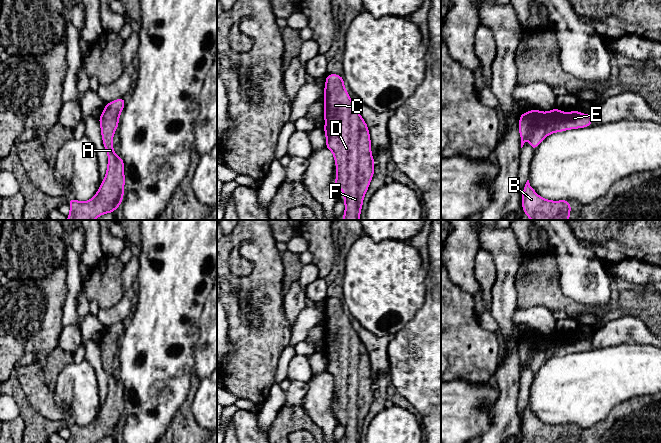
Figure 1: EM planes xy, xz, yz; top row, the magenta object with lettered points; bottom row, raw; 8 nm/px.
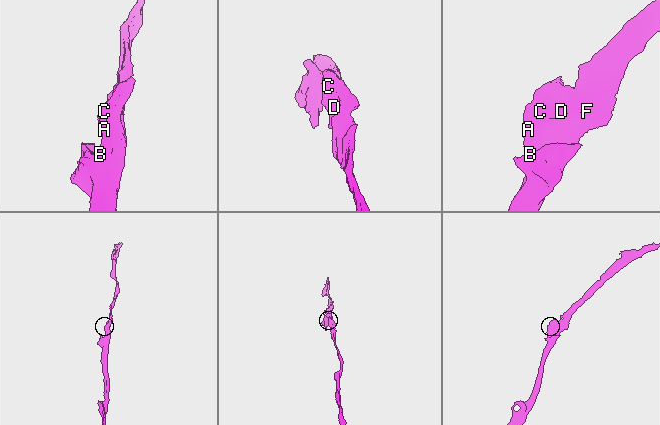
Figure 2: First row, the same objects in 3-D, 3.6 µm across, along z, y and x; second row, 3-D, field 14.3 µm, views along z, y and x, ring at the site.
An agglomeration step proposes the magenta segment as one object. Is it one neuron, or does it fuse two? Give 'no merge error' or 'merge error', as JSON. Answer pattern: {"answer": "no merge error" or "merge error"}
{"answer": "no merge error"}

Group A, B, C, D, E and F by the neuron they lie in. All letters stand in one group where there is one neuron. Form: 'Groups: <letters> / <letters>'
Groups: A B C D E F

